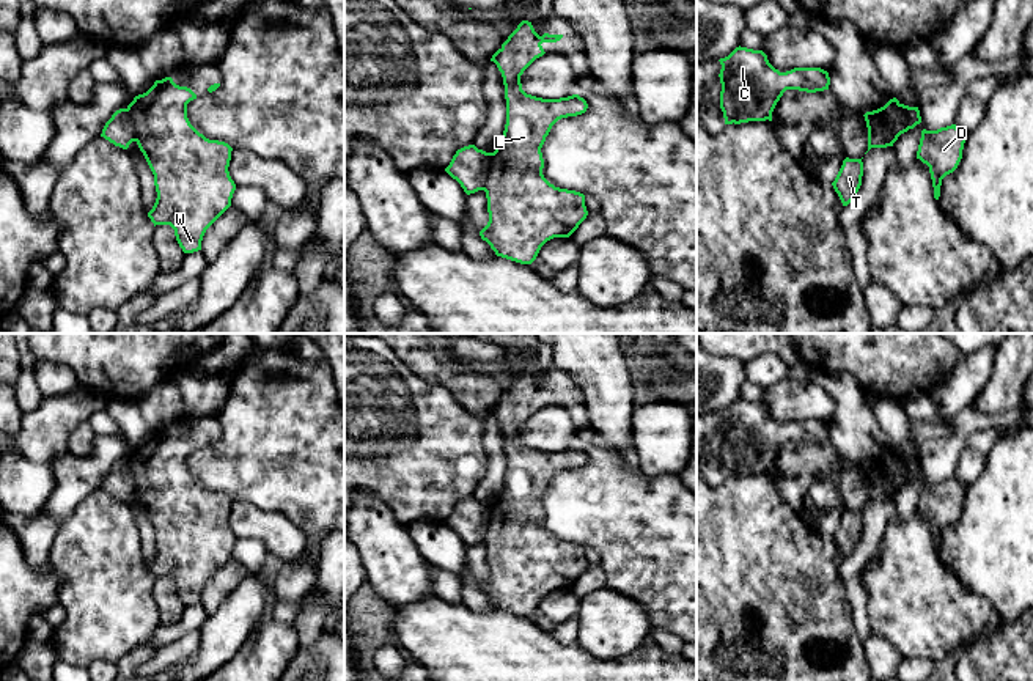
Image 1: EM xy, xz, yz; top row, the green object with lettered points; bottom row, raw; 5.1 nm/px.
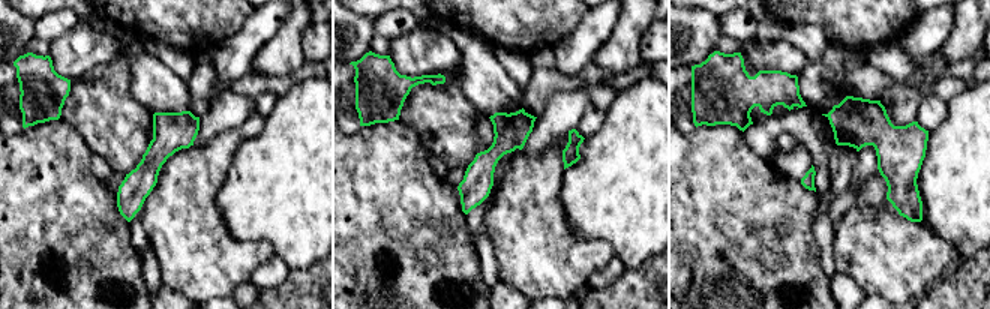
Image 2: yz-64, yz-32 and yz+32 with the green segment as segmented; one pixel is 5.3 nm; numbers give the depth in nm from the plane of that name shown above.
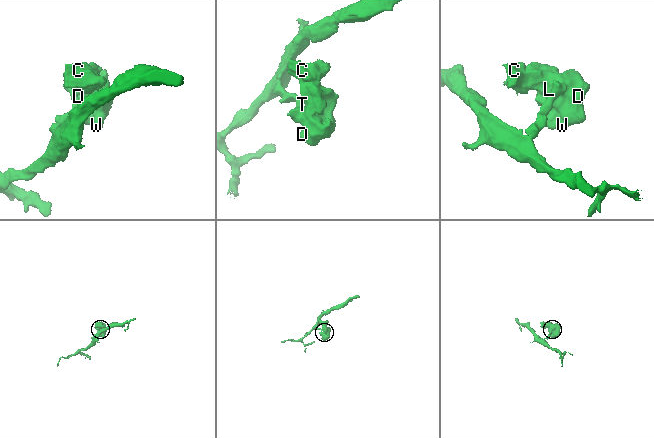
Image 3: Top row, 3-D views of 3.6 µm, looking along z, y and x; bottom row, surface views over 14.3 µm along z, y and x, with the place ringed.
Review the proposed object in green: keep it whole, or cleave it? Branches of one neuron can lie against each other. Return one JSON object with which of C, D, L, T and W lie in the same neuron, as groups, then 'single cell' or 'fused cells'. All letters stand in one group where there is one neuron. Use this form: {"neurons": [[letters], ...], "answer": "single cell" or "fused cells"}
{"neurons": [["C", "D", "L", "W"], ["T"]], "answer": "fused cells"}

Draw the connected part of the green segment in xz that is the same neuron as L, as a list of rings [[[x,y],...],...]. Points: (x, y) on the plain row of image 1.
[[[522,373],[491,410],[503,429],[506,477],[492,505],[491,522],[483,541],[487,550],[489,574],[480,583],[480,588],[497,609],[520,617],[531,617],[547,593],[569,590],[588,568],[583,546],[555,539],[544,530],[541,505],[552,478],[561,470],[585,466],[588,461],[586,453],[579,447],[560,451],[536,450],[527,447],[520,436],[524,423],[546,406],[541,396],[557,395],[561,390],[563,387],[549,385],[539,388],[531,374]]]

